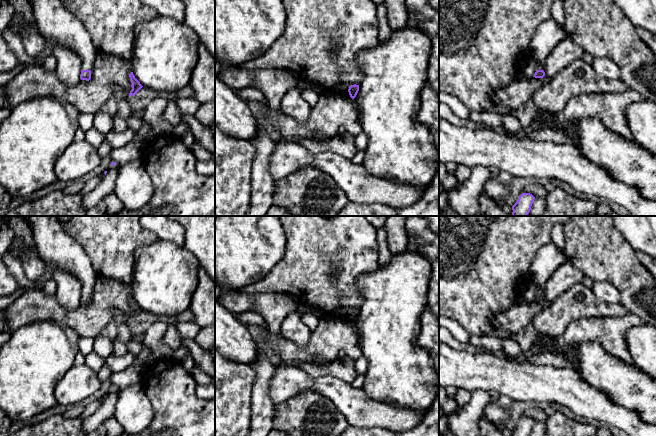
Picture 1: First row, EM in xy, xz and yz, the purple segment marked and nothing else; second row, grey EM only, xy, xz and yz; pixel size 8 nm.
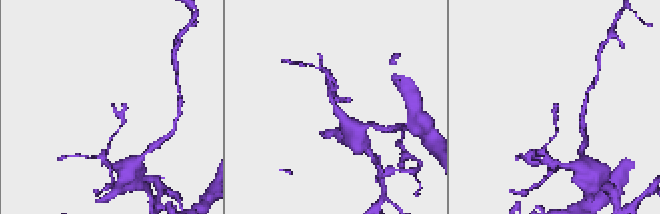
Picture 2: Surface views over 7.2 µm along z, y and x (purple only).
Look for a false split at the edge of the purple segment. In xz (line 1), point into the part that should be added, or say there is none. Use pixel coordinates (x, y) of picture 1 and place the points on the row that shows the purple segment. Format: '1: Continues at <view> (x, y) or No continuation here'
1: No continuation here

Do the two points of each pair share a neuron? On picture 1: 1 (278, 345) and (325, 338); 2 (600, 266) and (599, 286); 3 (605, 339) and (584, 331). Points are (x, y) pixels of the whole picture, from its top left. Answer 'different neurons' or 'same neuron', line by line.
1: same neuron
2: different neurons
3: same neuron

